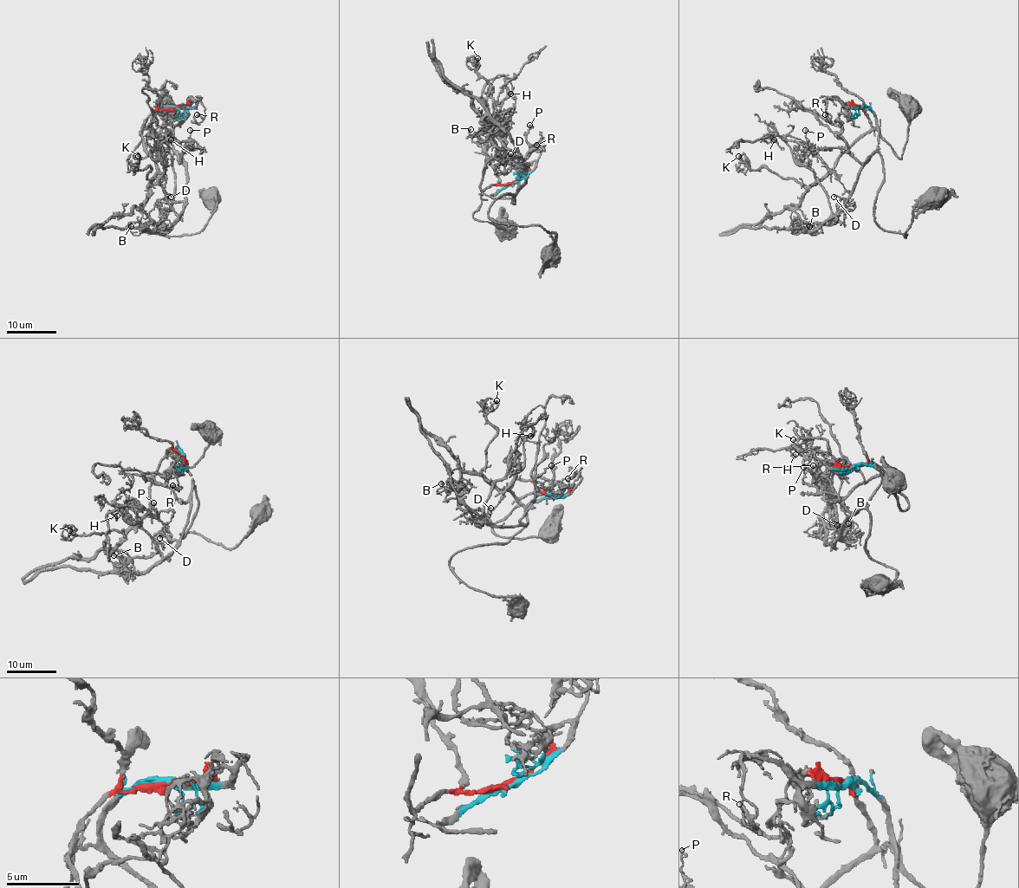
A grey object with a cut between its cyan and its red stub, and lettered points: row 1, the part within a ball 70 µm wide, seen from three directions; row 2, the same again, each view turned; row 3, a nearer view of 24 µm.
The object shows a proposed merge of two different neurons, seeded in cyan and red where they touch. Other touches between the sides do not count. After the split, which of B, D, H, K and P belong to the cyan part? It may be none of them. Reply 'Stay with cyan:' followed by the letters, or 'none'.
Stay with cyan: B, D, P

